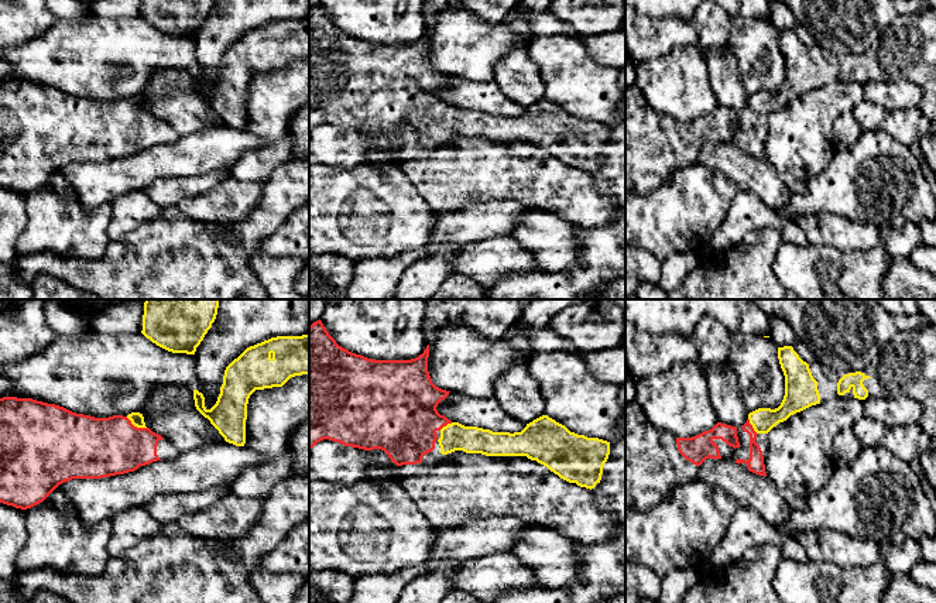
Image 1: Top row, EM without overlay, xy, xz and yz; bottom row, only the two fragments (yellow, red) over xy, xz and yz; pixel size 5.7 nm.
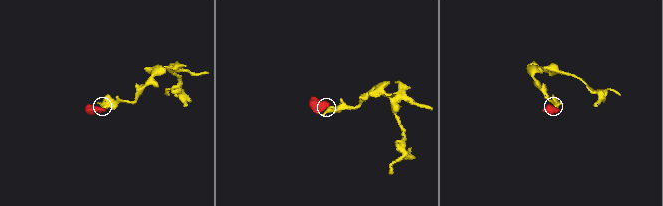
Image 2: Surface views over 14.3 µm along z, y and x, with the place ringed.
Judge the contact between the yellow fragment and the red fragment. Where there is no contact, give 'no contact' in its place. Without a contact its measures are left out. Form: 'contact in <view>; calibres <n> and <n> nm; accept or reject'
contact in xy; calibres 80 and 340 nm; accept

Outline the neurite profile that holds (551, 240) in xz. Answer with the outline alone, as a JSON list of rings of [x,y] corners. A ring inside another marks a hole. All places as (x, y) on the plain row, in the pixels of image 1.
[[[532,210],[522,216],[511,236],[534,256],[539,270],[545,273],[560,273],[579,260],[576,241],[576,225],[548,212]]]

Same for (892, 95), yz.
[[[867,80],[864,85],[865,100],[885,107],[887,112],[896,109],[919,109],[923,92],[911,80]]]

